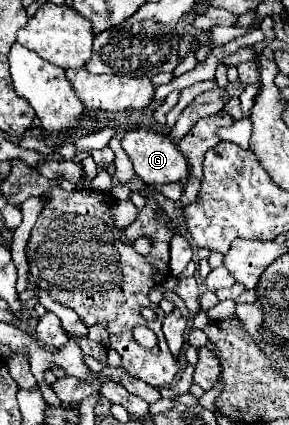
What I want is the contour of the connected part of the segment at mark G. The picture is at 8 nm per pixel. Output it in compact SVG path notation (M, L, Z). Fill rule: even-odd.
M138 127L138 129L128 129L122 137L122 149L128 153L136 175L148 185L148 183L156 183L156 185L164 185L164 183L174 183L174 181L182 181L188 177L188 163L186 157L174 147L174 143L170 141L168 135L158 133L154 129L148 127Z

